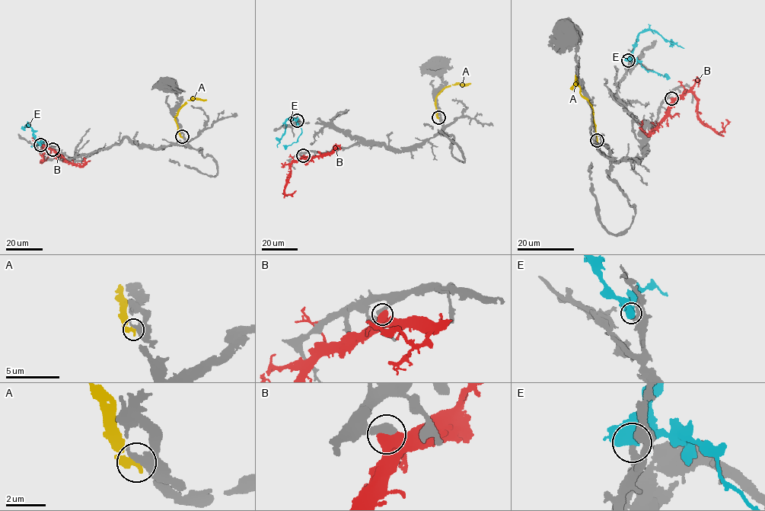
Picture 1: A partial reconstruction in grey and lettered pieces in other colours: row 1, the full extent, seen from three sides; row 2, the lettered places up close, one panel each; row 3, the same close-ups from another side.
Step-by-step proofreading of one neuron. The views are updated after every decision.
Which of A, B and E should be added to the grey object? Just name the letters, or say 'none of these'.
none of these

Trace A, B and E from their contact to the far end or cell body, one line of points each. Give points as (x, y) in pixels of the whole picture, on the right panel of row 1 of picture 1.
A: (597, 140), (593, 110), (590, 103), (581, 94), (576, 77), (570, 88)
B: (672, 98), (691, 92), (697, 100), (699, 120), (716, 132), (724, 129), (728, 121), (725, 119)
E: (629, 60), (636, 36), (648, 30), (655, 30), (664, 39), (684, 49)

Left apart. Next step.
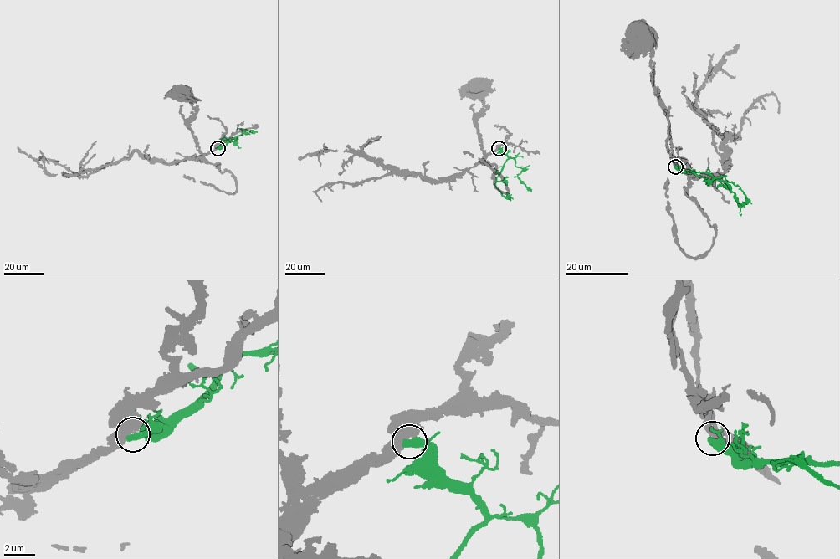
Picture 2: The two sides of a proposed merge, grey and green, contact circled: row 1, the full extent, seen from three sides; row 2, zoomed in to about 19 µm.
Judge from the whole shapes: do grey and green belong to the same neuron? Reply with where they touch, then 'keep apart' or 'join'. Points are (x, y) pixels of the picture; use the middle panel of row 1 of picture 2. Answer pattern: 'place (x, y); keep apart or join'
place (499, 148); keep apart

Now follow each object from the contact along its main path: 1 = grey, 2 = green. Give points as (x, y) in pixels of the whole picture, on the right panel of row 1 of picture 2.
1: (675, 166), (682, 169), (673, 154), (668, 117), (659, 105), (657, 88), (652, 83), (652, 53), (642, 36)
2: (675, 166), (683, 172), (706, 172), (734, 182), (748, 200), (740, 208), (740, 215)

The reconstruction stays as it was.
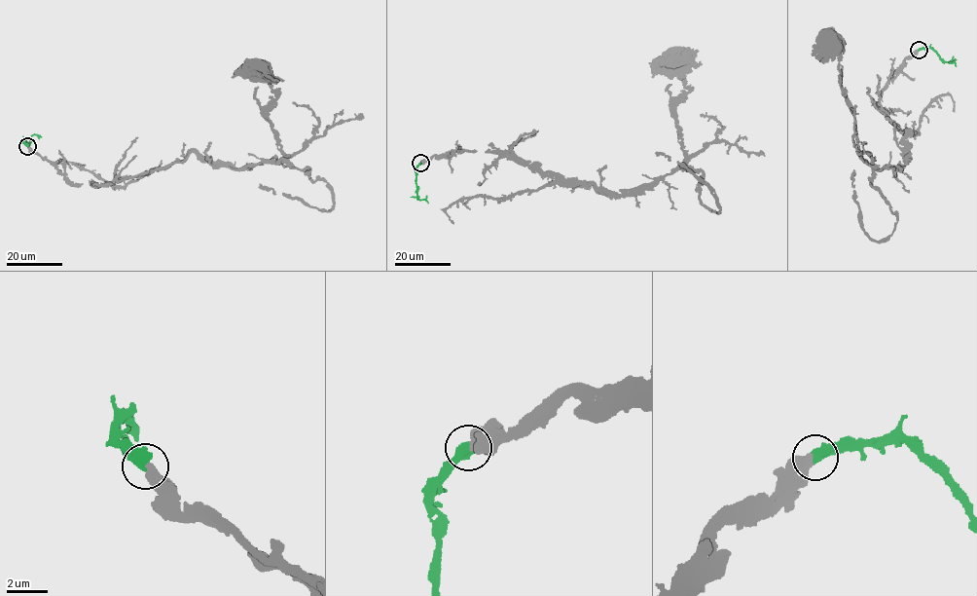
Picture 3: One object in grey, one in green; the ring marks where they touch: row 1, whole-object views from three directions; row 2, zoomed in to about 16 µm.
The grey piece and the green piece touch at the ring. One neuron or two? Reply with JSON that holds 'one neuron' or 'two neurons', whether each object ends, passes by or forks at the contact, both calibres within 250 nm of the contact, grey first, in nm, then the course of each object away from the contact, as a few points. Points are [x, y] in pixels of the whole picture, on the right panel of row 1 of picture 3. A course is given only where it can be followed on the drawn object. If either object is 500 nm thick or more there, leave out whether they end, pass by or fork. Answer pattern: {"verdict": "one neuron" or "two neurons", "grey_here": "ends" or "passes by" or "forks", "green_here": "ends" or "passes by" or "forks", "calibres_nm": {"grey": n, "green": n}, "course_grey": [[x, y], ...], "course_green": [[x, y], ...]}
{"verdict": "one neuron", "calibres_nm": {"grey": 500, "green": 600}, "course_grey": [[918, 50], [883, 91], [878, 106], [900, 132], [907, 130], [901, 171], [882, 169], [861, 155], [831, 42]], "course_green": [[919, 50], [931, 48], [945, 60], [955, 59], [957, 66]]}

